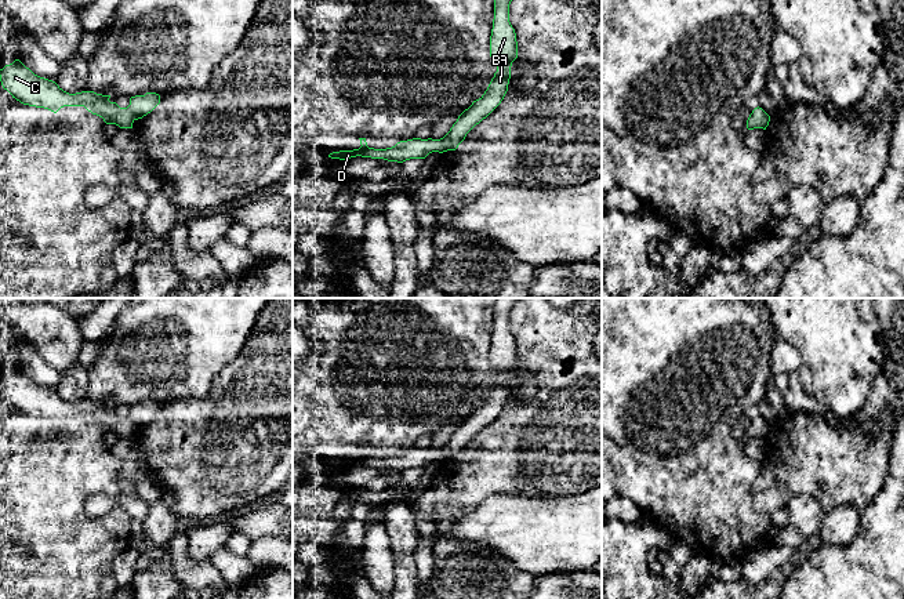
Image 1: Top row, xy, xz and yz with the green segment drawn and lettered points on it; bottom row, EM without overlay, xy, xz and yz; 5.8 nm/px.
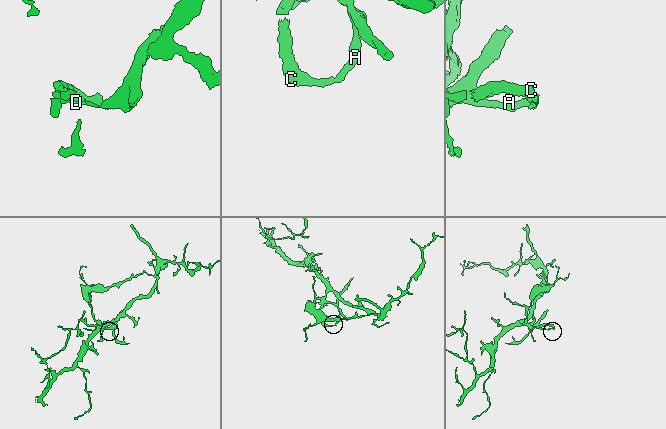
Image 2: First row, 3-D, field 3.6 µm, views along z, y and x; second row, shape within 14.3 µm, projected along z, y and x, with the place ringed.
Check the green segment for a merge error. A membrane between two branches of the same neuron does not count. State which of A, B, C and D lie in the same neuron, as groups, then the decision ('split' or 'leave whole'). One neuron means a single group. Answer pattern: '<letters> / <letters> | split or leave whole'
A B / C D | split

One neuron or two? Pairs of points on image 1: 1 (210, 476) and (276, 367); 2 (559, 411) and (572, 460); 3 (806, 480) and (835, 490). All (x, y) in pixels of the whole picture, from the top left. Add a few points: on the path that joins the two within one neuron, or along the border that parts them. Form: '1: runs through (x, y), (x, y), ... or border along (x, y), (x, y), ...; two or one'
1: runs through (231, 449), (239, 440), (239, 429), (272, 395); one
2: runs through (569, 424), (569, 447); one
3: runs through (813, 479), (824, 479), (828, 483); one

